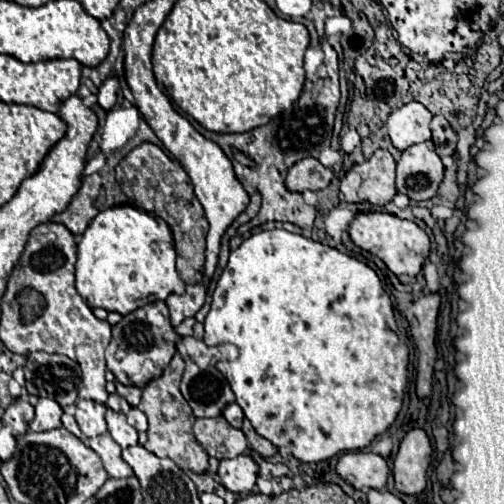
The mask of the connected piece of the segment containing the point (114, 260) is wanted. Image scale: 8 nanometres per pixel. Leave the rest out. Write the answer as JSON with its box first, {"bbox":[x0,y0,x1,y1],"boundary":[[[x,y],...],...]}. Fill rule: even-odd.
{"bbox":[75,206,185,314],"boundary":[[[113,206],[97,214],[77,244],[75,288],[91,308],[129,314],[169,294],[183,294],[185,284],[175,270],[175,248],[169,226],[133,206]]]}

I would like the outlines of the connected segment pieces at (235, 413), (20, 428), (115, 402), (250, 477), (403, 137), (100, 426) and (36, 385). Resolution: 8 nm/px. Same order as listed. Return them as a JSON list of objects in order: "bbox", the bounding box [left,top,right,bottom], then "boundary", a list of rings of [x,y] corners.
[{"bbox":[223,404,243,428],"boundary":[[[229,404],[229,406],[223,410],[223,418],[225,418],[233,428],[241,428],[243,410],[241,410],[237,404]]]},{"bbox":[3,398,33,436],"boundary":[[[15,398],[15,400],[5,408],[3,424],[11,426],[13,436],[25,434],[31,420],[33,420],[33,406],[31,406],[27,400],[23,400],[23,398]]]},{"bbox":[107,394,131,414],"boundary":[[[111,394],[111,396],[109,396],[107,406],[109,406],[109,408],[113,408],[113,410],[117,410],[117,412],[123,412],[123,414],[127,414],[127,412],[131,410],[131,406],[127,404],[127,400],[125,400],[125,398],[121,398],[119,394]]]},{"bbox":[217,454,259,494],"boundary":[[[241,454],[231,460],[221,460],[217,476],[219,482],[235,494],[249,494],[255,490],[255,478],[257,478],[259,466],[249,454]]]},{"bbox":[387,102,433,150],"boundary":[[[409,102],[395,110],[387,120],[387,130],[393,146],[397,150],[405,150],[413,144],[431,140],[431,122],[433,114],[419,102]]]},{"bbox":[75,400,107,436],"boundary":[[[79,400],[75,406],[75,420],[85,436],[99,436],[107,434],[105,426],[105,406],[93,400]]]},{"bbox":[23,352,81,408],"boundary":[[[31,352],[23,370],[29,394],[51,398],[63,408],[71,408],[77,402],[81,368],[75,360],[61,354]]]}]

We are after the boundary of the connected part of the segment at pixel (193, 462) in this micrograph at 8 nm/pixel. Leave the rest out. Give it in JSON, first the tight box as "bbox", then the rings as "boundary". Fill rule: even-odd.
{"bbox":[137,352,209,474],"boundary":[[[175,352],[171,364],[163,370],[163,376],[159,376],[155,382],[149,382],[143,388],[141,402],[139,402],[137,408],[143,410],[147,420],[149,420],[149,430],[147,430],[149,440],[147,440],[145,448],[149,452],[153,452],[155,456],[159,456],[159,458],[171,458],[183,470],[189,468],[195,474],[205,474],[209,470],[209,460],[207,460],[209,456],[193,436],[195,416],[193,416],[189,404],[185,402],[185,398],[179,392],[179,382],[181,382],[181,376],[183,376],[183,368],[185,368],[185,362],[179,356],[179,352]]]}

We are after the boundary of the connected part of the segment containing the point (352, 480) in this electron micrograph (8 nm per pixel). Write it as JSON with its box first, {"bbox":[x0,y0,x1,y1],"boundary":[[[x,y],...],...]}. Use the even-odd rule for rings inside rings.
{"bbox":[337,452,389,490],"boundary":[[[347,452],[337,462],[337,474],[355,488],[381,490],[387,484],[389,466],[373,452]]]}

